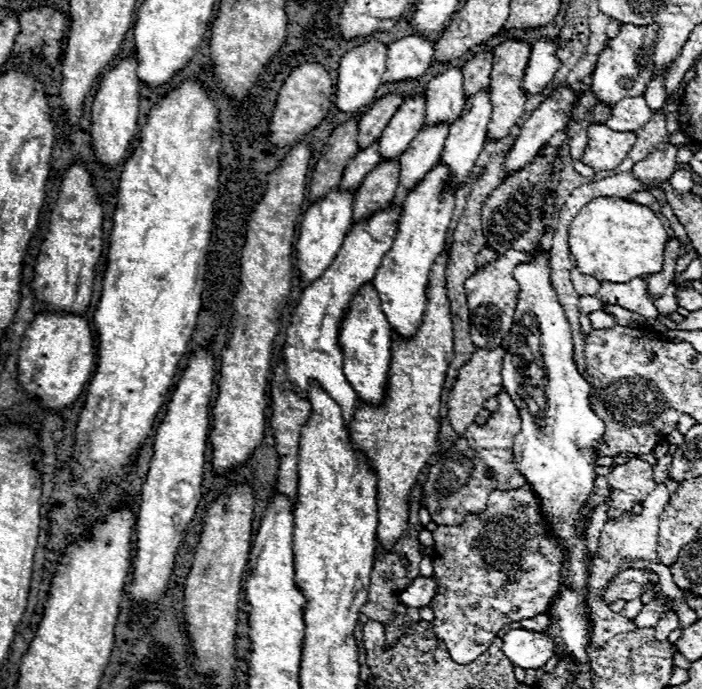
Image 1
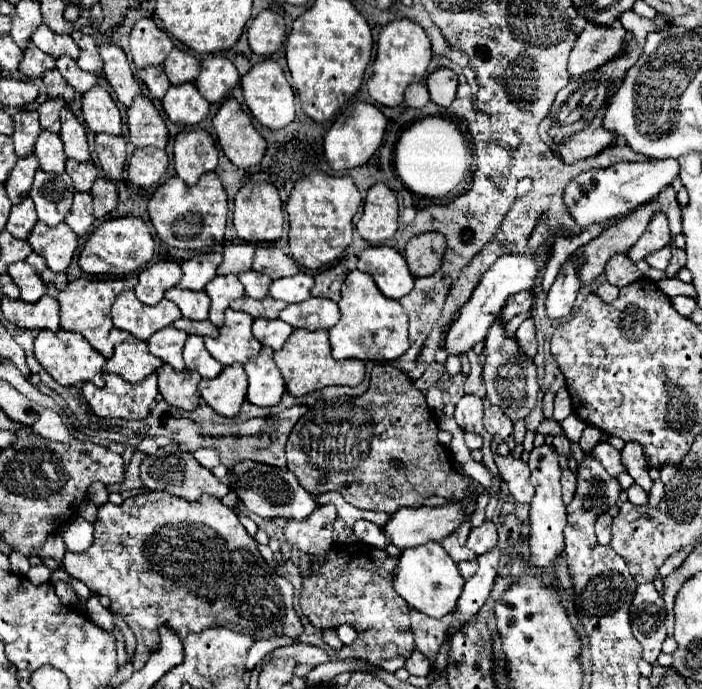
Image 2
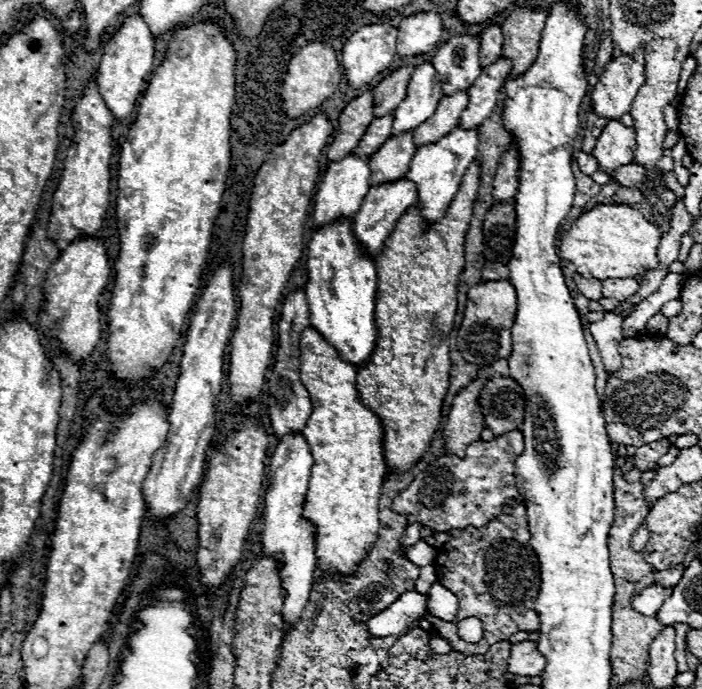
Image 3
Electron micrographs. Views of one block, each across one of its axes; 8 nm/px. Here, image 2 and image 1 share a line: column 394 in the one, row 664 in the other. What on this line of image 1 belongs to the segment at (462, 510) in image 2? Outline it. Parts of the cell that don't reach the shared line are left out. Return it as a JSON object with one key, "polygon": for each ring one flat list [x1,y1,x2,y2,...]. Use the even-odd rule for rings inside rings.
{"polygon":[[524,628,510,630,502,636,502,650,514,666,524,670,542,668,554,656,554,642,546,632,530,632]]}

